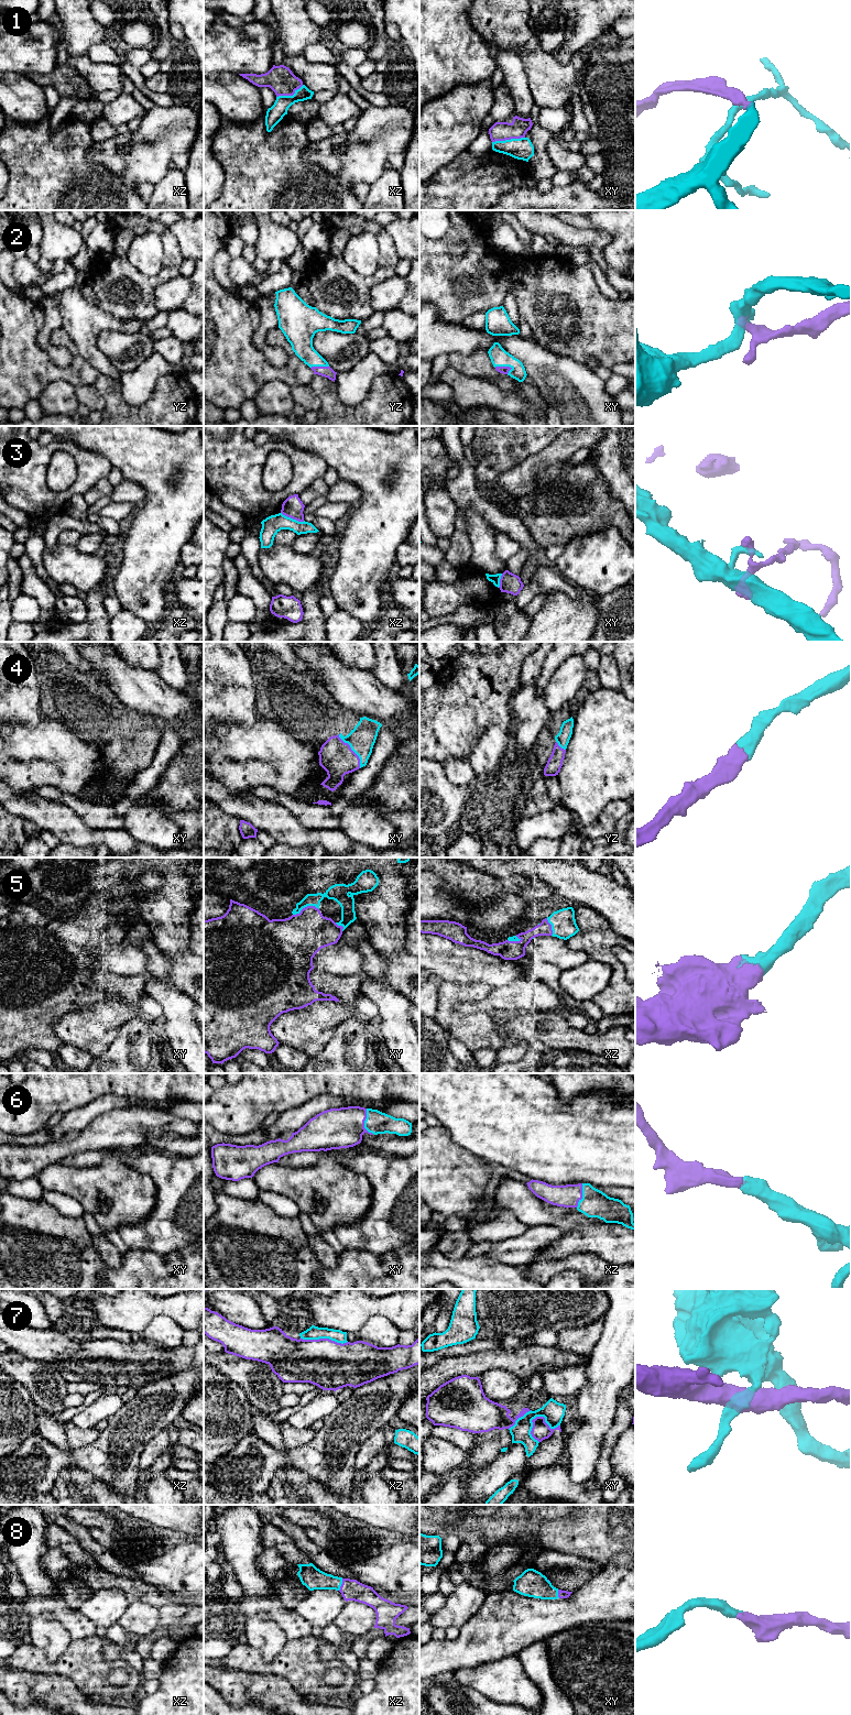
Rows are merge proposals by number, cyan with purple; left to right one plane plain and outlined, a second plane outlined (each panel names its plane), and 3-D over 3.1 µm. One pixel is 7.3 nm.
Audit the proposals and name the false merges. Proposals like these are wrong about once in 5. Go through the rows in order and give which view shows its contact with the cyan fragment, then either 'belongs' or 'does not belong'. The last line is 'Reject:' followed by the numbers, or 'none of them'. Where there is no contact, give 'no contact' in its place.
1: contact in xy; does not belong
2: contact in xy; belongs
3: contact in xz; does not belong
4: contact in xy; belongs
5: contact in xy; belongs
6: contact in xy; belongs
7: contact in xy; does not belong
8: contact in xz; belongs
Reject: 1, 3, 7

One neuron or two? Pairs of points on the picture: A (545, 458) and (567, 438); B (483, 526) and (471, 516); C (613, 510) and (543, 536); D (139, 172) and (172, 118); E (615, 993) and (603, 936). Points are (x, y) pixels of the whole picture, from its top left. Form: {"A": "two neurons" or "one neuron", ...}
{"A": "one neuron", "B": "one neuron", "C": "one neuron", "D": "one neuron", "E": "one neuron"}

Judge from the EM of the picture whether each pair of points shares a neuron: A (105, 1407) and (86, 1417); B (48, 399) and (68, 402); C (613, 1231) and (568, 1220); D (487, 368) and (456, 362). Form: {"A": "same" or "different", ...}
{"A": "same", "B": "same", "C": "different", "D": "same"}

